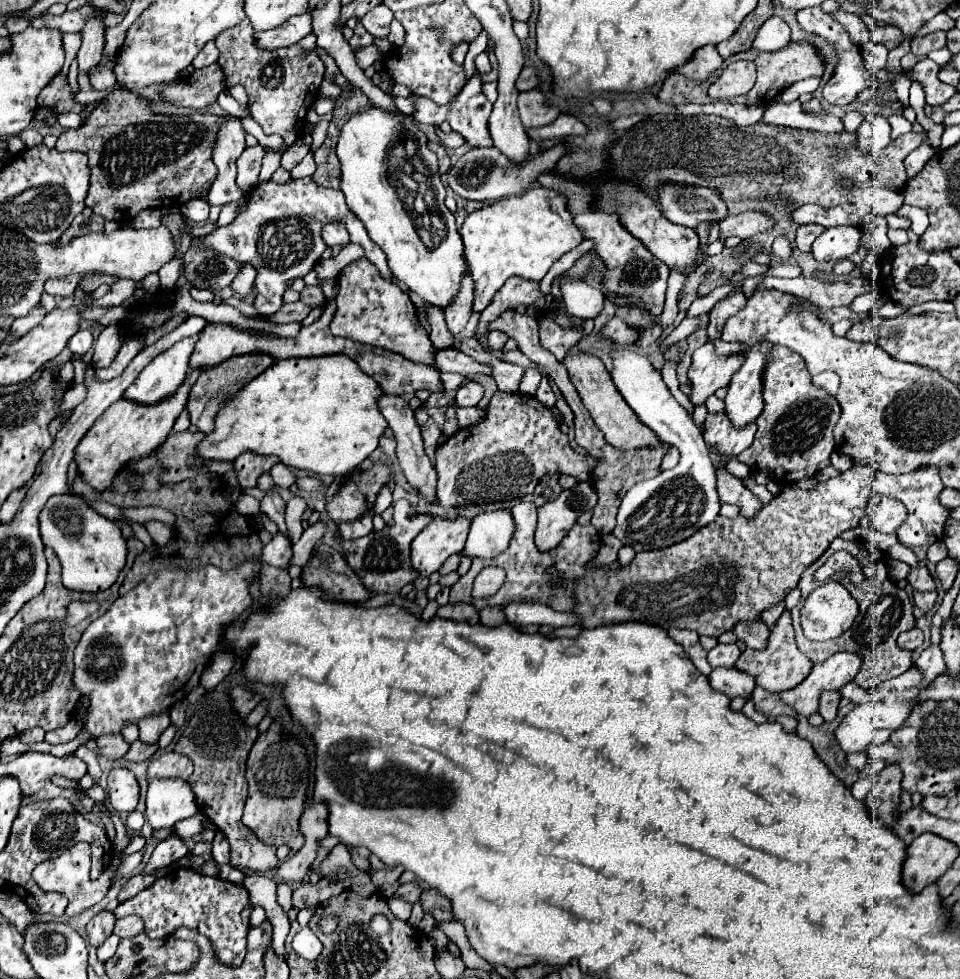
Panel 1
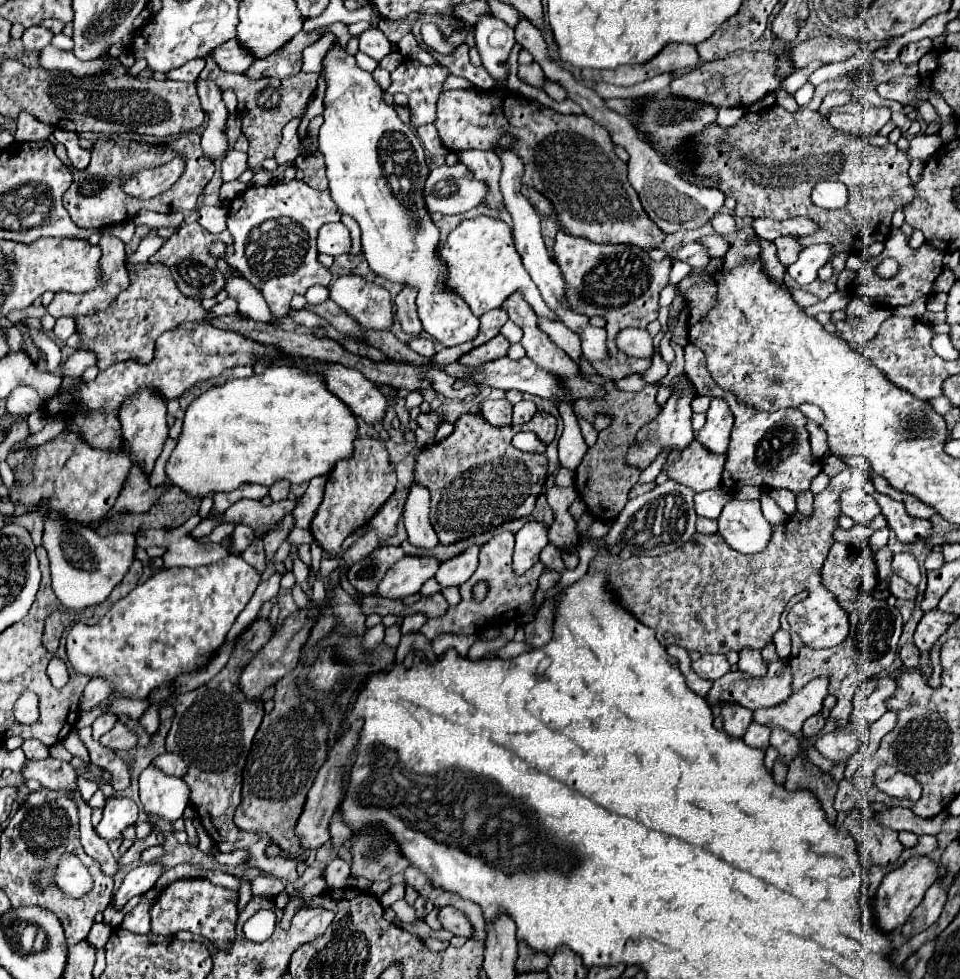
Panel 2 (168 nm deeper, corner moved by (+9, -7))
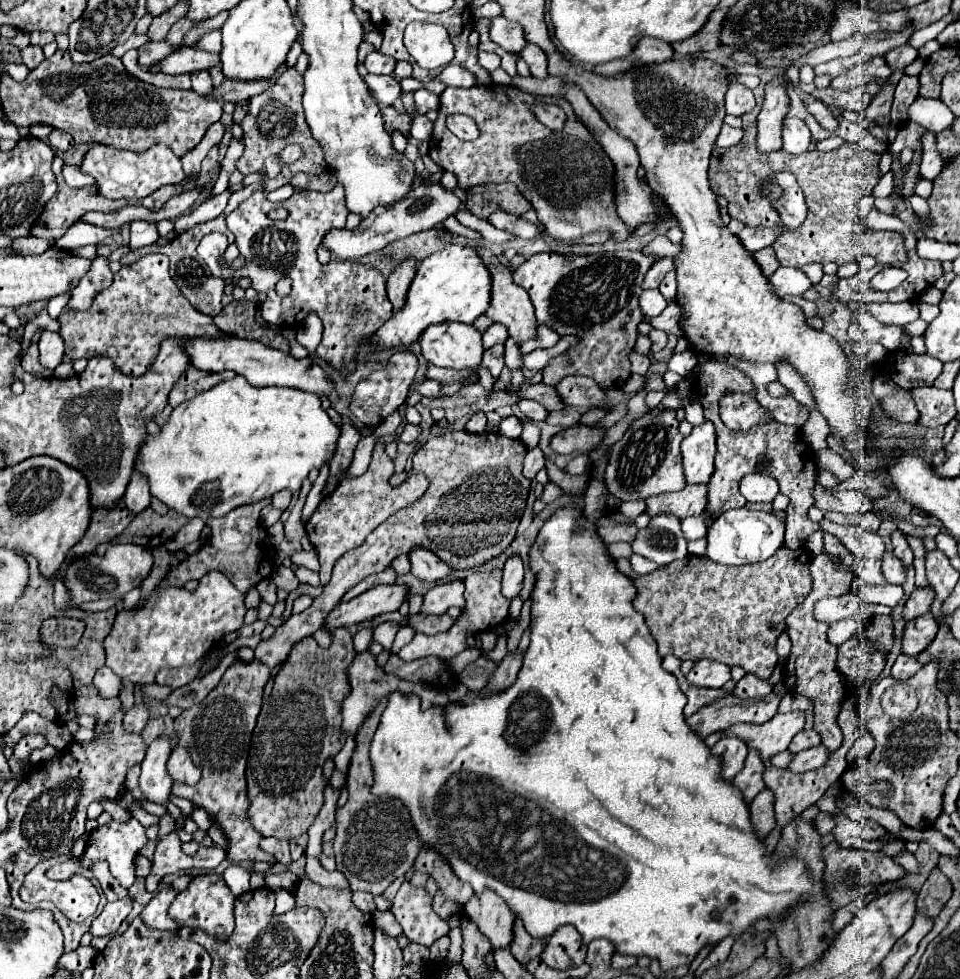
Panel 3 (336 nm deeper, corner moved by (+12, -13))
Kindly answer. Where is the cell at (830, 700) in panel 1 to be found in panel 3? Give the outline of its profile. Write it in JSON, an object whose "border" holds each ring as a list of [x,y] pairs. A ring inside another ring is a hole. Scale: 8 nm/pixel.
{"border":[[[805,729],[801,731],[797,737],[793,737],[791,745],[789,745],[789,751],[791,753],[799,753],[803,749],[809,749],[809,747],[817,747],[821,743],[821,737],[819,733],[815,733],[813,729]]]}

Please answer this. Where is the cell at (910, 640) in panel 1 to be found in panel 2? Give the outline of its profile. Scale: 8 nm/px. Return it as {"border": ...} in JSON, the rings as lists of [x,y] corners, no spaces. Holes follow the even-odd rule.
{"border":[[[906,643],[906,645],[900,649],[898,655],[900,655],[904,667],[920,667],[920,651],[918,651],[912,643]]]}

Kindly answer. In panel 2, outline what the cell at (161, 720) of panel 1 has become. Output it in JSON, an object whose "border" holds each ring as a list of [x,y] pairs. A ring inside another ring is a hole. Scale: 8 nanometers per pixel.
{"border":[[[154,703],[154,705],[150,705],[150,709],[140,717],[140,725],[142,725],[150,735],[152,735],[152,733],[158,729],[158,725],[160,725],[158,711],[160,711],[160,707]]]}

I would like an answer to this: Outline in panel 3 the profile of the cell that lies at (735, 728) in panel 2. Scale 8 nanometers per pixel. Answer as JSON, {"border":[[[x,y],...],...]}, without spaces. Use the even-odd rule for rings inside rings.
{"border":[[[723,737],[713,745],[711,751],[723,759],[723,777],[733,779],[743,769],[743,761],[749,749],[745,741],[739,741],[739,737]]]}

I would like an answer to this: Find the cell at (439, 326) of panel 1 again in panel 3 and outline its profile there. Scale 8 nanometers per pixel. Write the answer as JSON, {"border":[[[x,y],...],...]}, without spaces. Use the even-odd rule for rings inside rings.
{"border":[[[415,261],[401,263],[393,275],[387,279],[387,297],[393,305],[393,311],[401,309],[407,301],[407,289],[411,287],[411,281],[415,279]]]}

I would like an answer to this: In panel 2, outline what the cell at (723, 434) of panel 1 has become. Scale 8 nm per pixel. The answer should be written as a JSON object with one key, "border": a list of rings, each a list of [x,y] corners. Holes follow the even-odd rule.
{"border":[[[690,443],[686,453],[682,451],[682,455],[672,463],[666,461],[662,469],[666,471],[668,479],[674,479],[676,483],[690,487],[694,493],[700,493],[720,485],[724,461],[724,455],[708,455],[698,447],[698,443]]]}

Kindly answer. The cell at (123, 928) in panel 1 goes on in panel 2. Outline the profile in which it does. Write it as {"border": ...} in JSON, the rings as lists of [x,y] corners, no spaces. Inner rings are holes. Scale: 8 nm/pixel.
{"border":[[[150,889],[146,895],[142,895],[140,903],[124,917],[122,927],[134,933],[150,933],[150,909],[156,903],[160,895],[160,889]]]}

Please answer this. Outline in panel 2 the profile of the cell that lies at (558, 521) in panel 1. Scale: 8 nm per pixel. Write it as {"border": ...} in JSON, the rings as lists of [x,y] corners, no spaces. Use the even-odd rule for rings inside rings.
{"border":[[[528,521],[516,533],[516,547],[514,547],[514,563],[512,569],[516,575],[526,573],[534,563],[538,563],[540,551],[548,545],[546,527],[536,521]]]}

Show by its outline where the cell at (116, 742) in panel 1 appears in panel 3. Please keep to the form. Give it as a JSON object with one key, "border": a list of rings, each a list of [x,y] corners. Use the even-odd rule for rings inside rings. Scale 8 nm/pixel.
{"border":[[[135,705],[131,711],[125,713],[123,717],[123,727],[127,733],[141,733],[147,725],[147,707],[145,705]]]}

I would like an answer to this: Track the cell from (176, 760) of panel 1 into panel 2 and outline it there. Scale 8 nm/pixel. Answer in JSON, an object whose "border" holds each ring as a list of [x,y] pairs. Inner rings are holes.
{"border":[[[162,753],[162,755],[160,755],[160,757],[156,757],[152,763],[154,763],[154,765],[158,765],[164,773],[174,775],[174,777],[184,777],[184,775],[186,775],[186,771],[188,771],[186,763],[184,763],[184,761],[182,761],[182,757],[180,757],[180,755],[176,755],[176,753]]]}

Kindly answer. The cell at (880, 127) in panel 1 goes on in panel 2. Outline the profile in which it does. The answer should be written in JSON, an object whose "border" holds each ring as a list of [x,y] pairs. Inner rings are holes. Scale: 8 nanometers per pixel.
{"border":[[[872,107],[866,111],[864,119],[862,119],[862,129],[864,129],[864,135],[870,137],[870,135],[878,135],[878,129],[882,125],[886,125],[890,121],[890,107]]]}

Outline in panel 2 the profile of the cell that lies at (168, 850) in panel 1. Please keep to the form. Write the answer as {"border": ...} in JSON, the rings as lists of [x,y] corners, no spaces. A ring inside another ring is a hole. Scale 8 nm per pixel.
{"border":[[[160,863],[140,865],[140,867],[132,869],[132,871],[124,877],[120,889],[116,891],[116,895],[114,895],[114,899],[112,899],[112,901],[114,901],[114,903],[112,903],[114,909],[116,909],[116,911],[122,911],[124,905],[126,905],[132,897],[144,895],[146,891],[150,891],[150,889],[154,887],[154,883],[158,881],[160,875],[162,875],[162,865],[160,865]]]}

